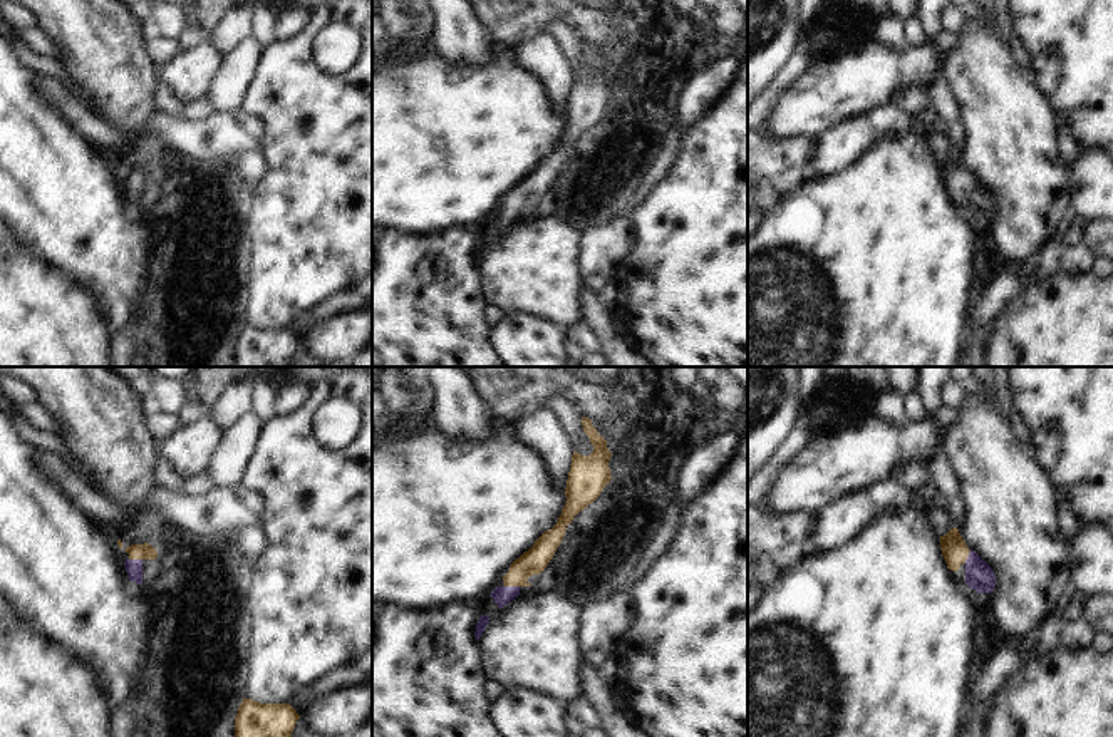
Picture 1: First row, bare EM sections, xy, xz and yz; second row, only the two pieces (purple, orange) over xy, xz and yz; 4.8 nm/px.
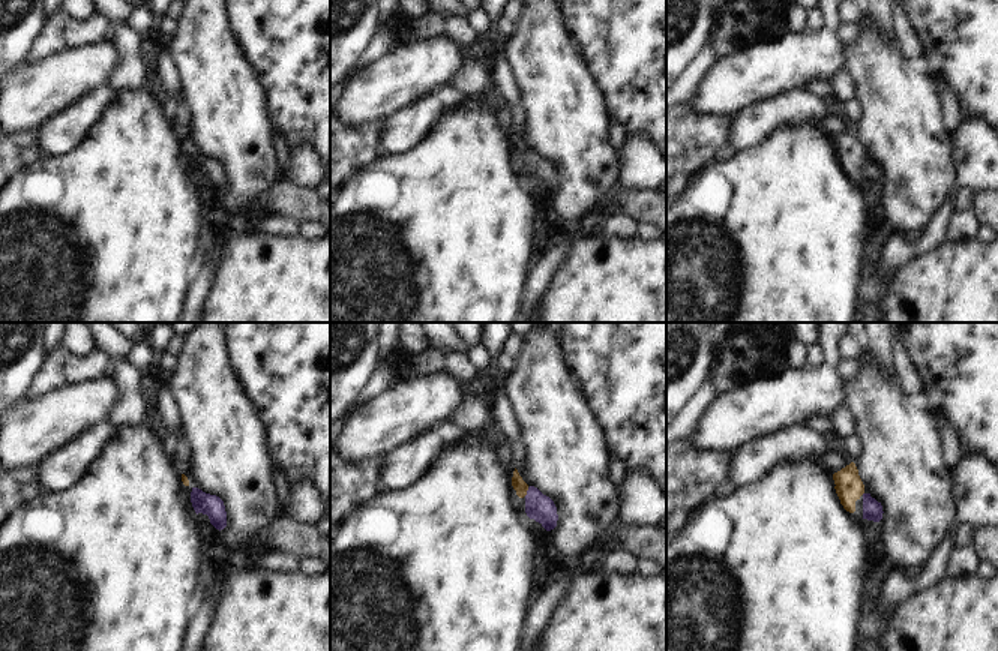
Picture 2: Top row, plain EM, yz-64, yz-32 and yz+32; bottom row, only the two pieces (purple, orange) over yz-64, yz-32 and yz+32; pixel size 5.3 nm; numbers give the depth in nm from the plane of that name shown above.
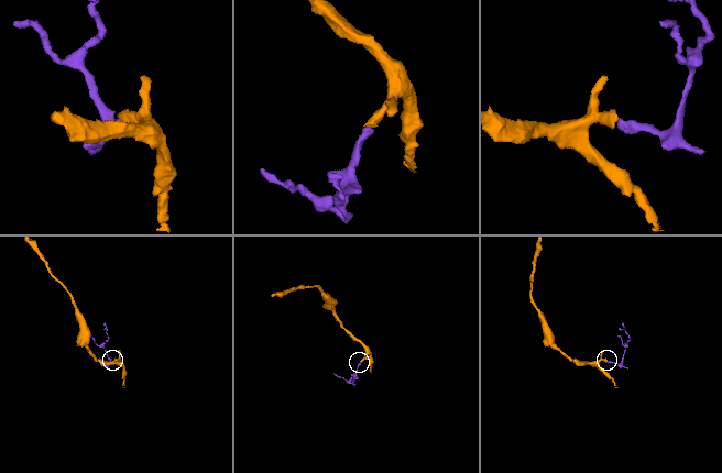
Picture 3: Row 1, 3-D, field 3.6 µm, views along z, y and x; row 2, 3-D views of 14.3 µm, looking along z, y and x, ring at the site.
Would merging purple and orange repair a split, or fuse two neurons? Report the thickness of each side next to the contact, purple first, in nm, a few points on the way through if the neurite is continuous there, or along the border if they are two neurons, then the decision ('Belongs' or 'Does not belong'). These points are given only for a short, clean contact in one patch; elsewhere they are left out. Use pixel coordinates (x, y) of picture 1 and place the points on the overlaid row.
Thickness 90 nm (purple) against 120 nm. Path across: xz (502, 595), (512, 587), (533, 561). Belongs

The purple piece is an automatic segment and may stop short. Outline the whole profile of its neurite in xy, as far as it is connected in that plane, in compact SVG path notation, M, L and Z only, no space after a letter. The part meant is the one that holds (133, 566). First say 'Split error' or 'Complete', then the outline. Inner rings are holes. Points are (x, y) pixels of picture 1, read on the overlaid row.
Split error. M148 543L131 544L124 551L129 554L129 558L124 561L129 580L136 585L142 585L142 561L156 559L158 551Z

